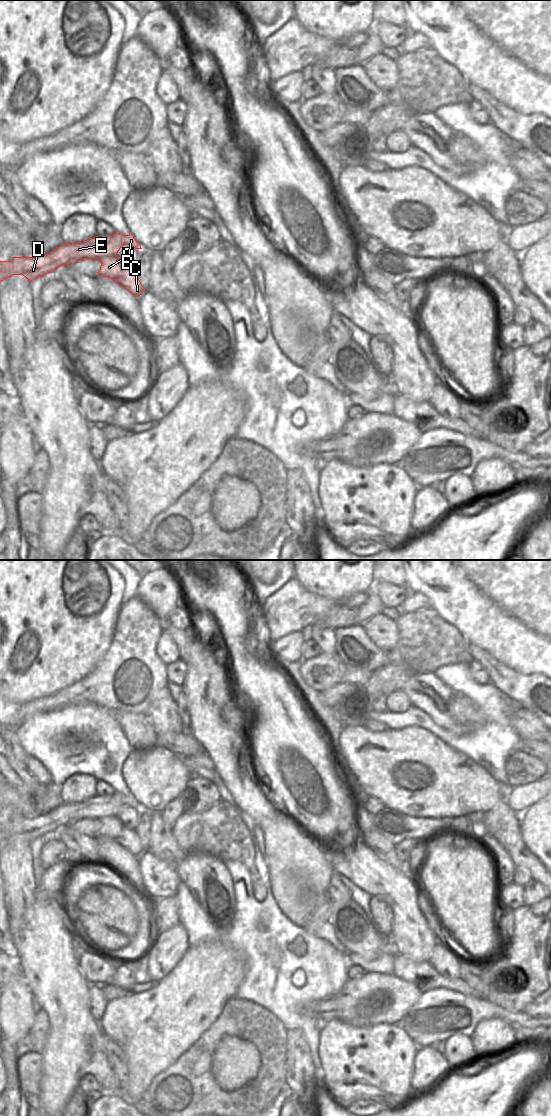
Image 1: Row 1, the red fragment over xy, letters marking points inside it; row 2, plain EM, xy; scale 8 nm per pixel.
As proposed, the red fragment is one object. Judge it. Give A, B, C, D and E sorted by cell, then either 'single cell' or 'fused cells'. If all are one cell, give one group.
A C / B D E; fused cells

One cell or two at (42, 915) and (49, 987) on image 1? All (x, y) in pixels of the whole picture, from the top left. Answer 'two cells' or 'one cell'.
one cell

